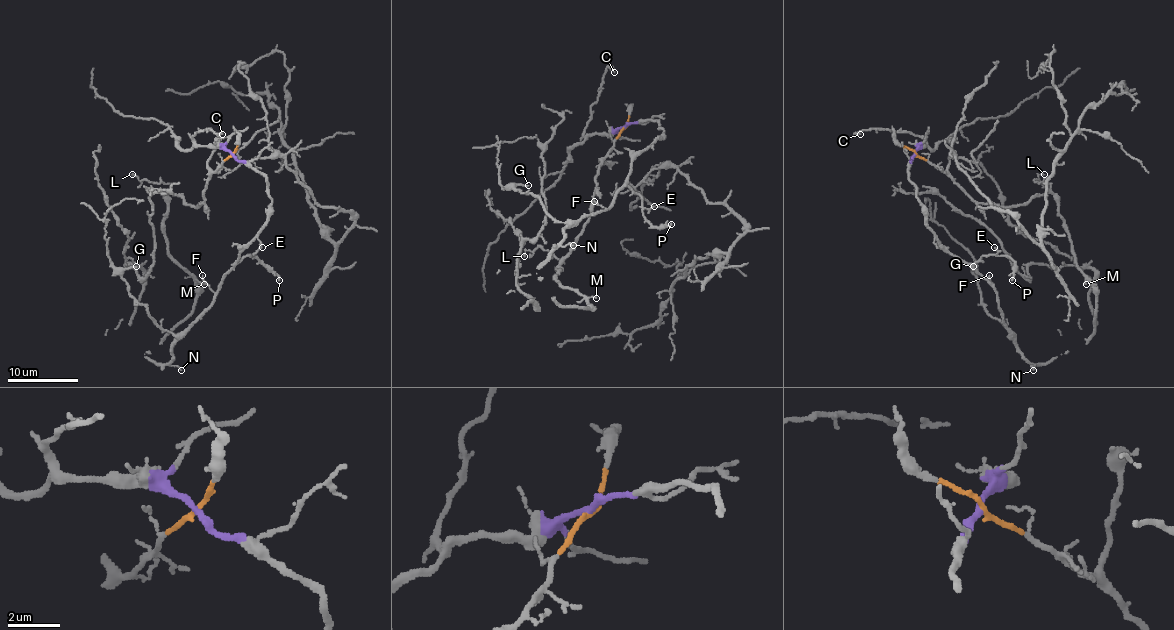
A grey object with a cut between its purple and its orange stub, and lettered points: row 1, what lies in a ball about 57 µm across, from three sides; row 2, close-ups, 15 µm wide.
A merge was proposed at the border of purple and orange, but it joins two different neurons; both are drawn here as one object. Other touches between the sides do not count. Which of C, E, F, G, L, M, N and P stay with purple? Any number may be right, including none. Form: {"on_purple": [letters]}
{"on_purple": ["C", "E", "F", "G", "N", "P"]}

